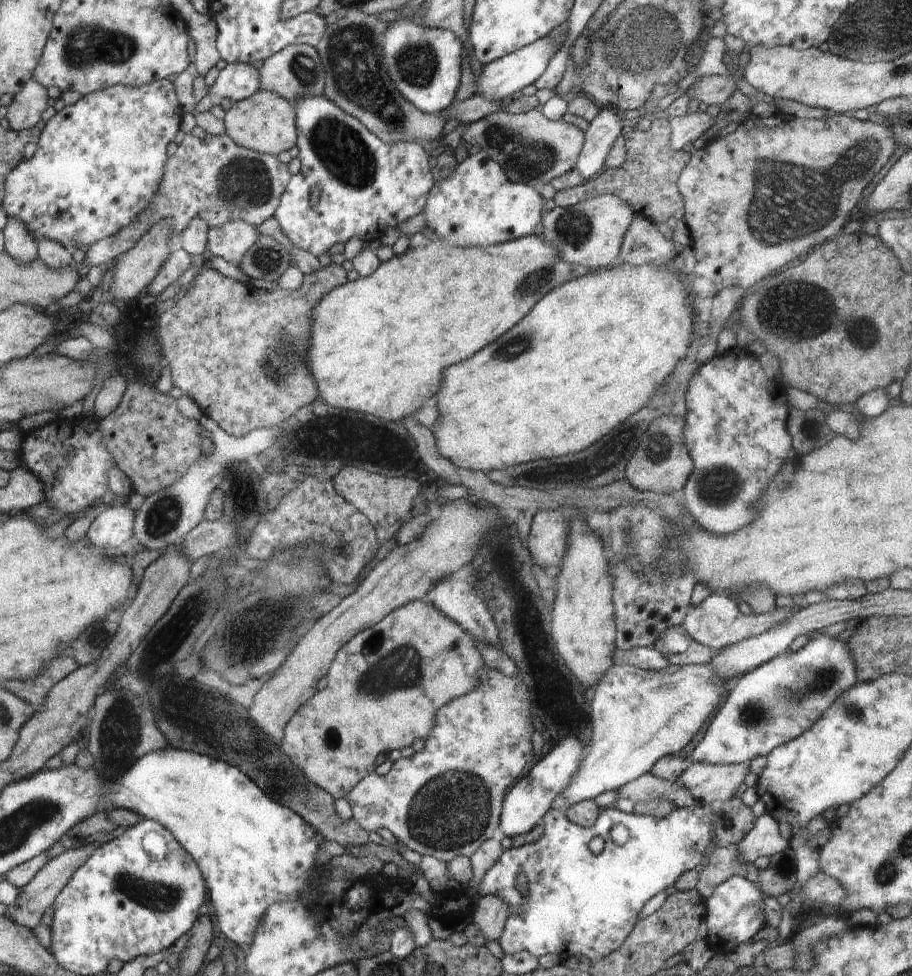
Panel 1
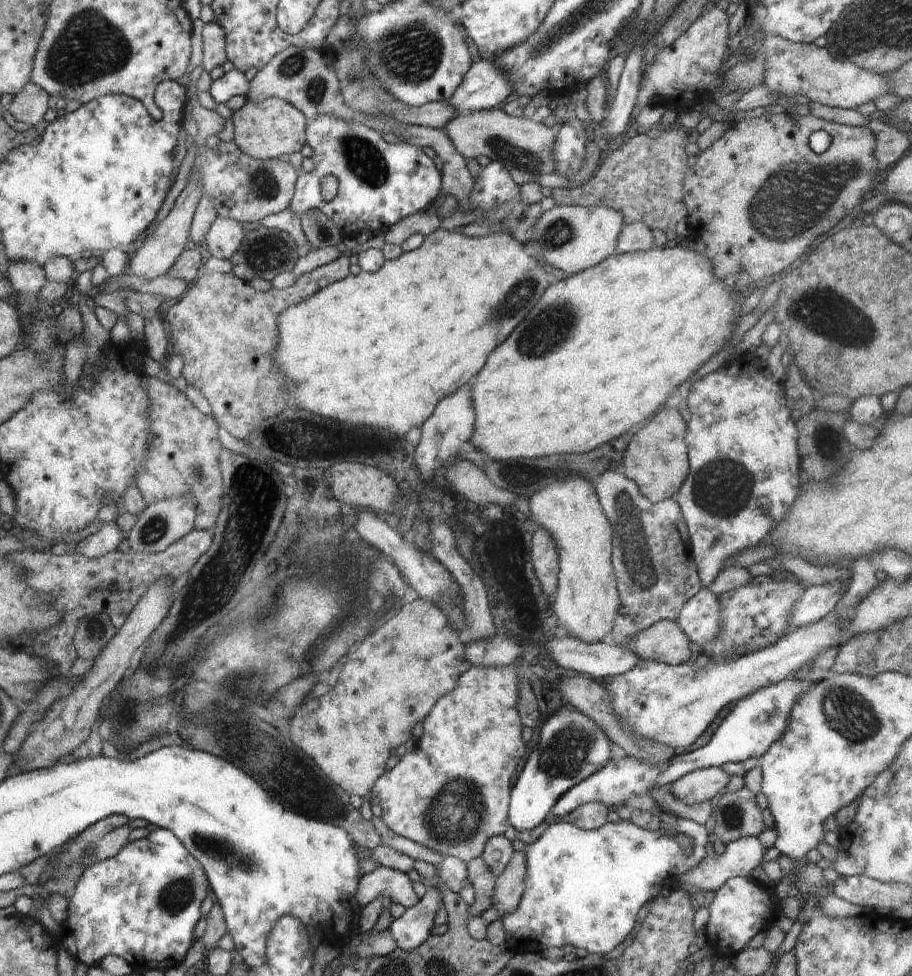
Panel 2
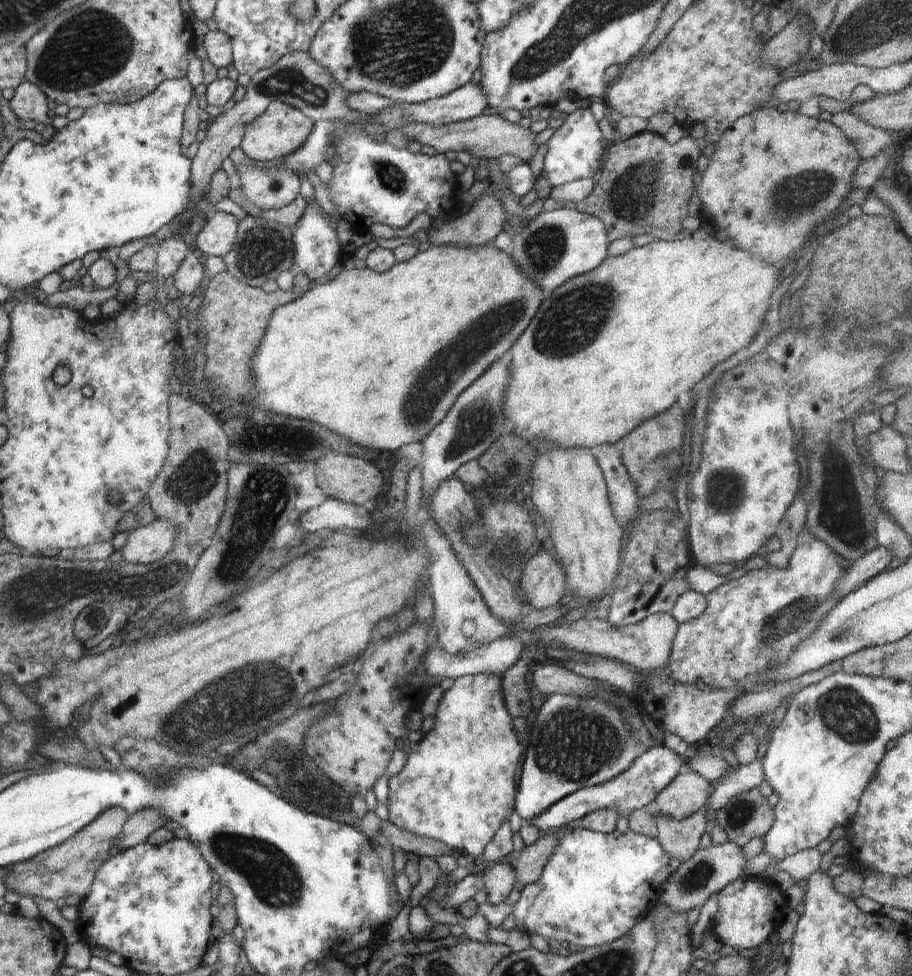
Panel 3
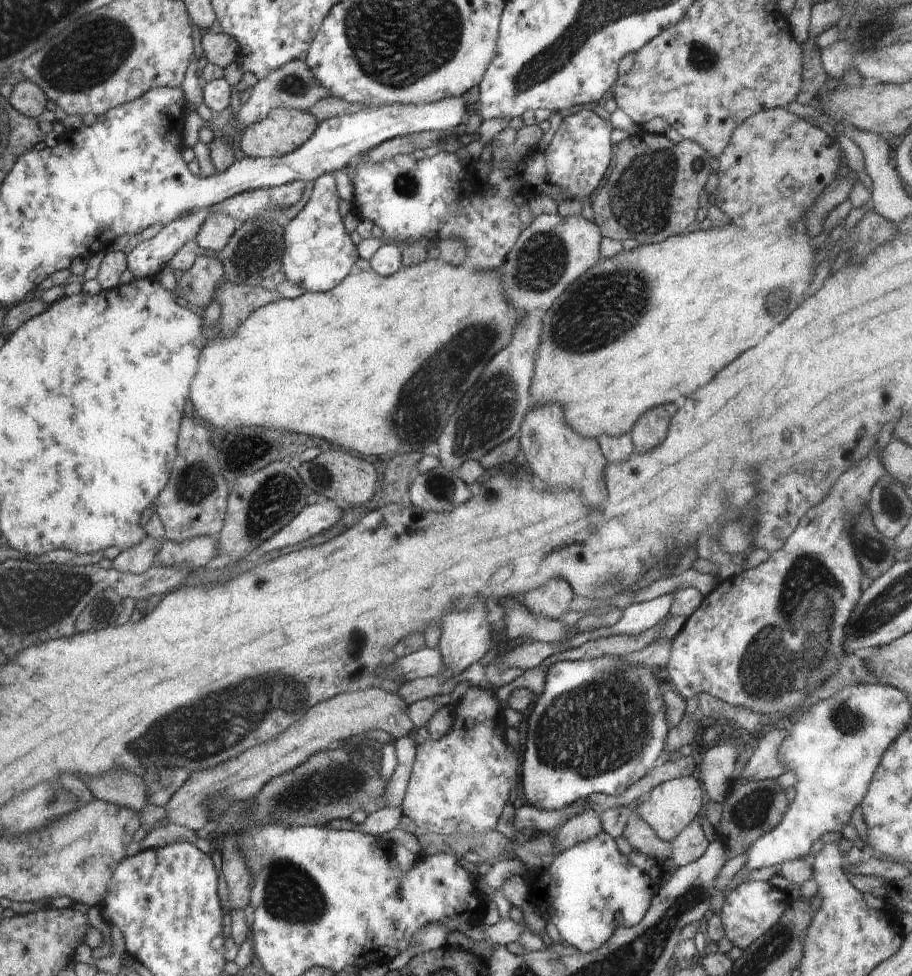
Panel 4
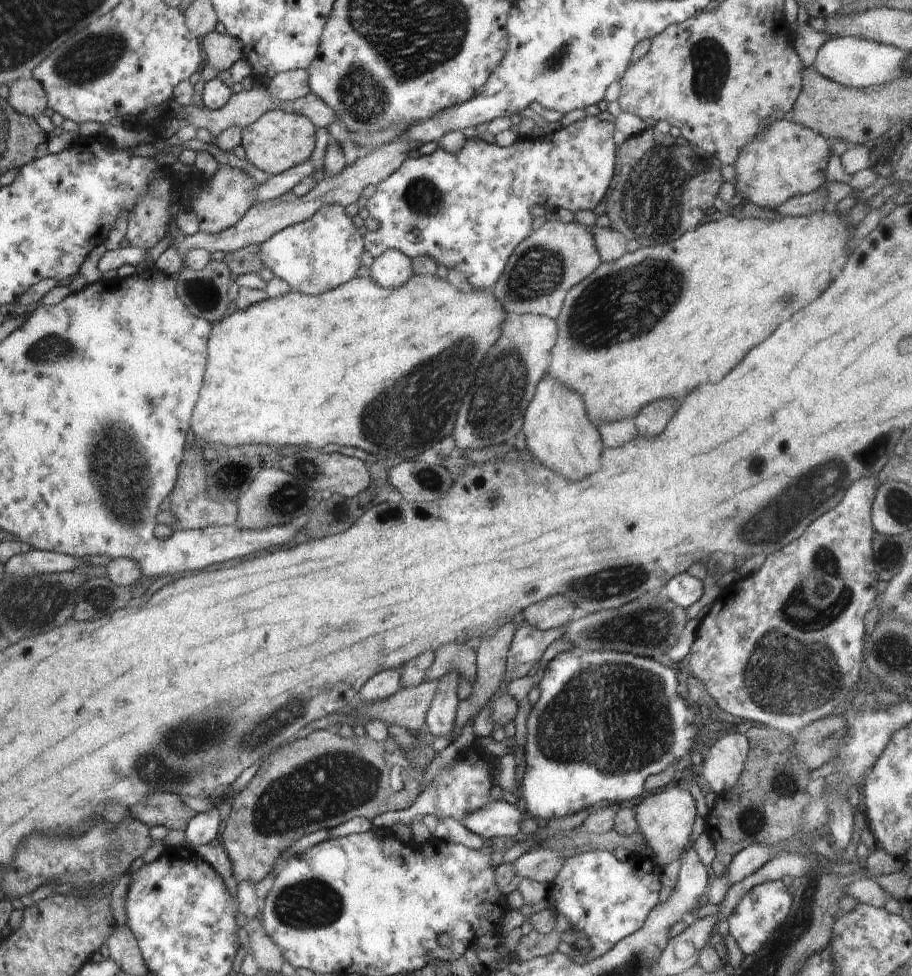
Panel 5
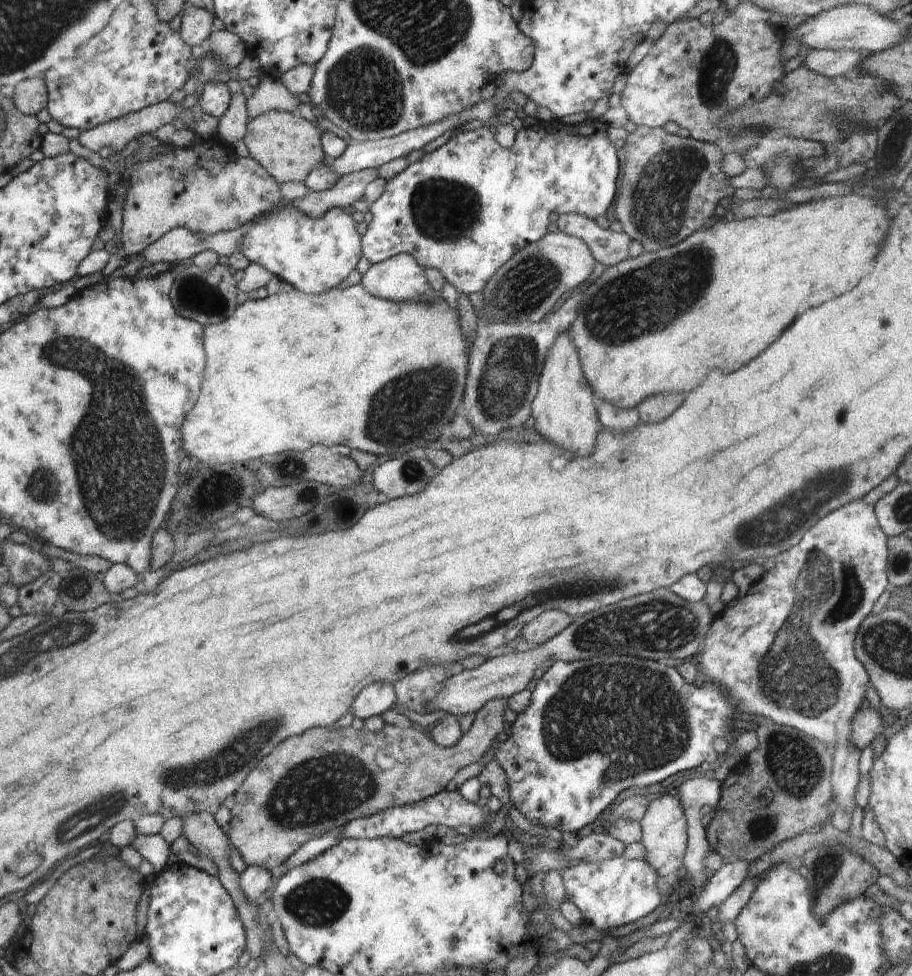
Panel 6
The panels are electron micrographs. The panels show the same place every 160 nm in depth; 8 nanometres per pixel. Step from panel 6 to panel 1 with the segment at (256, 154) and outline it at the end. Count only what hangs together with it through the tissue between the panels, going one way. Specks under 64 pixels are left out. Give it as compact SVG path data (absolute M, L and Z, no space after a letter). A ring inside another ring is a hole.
M262 88L248 99L233 102L223 118L226 134L231 136L238 145L271 155L290 150L296 144L297 124L294 124L294 120L297 120L297 114L294 114L294 106L290 101Z

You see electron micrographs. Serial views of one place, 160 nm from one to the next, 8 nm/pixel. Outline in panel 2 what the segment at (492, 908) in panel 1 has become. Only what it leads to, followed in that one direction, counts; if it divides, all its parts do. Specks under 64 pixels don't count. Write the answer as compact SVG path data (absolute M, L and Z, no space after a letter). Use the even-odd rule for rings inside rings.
M513 851L510 862L497 876L494 887L493 906L500 916L511 913L518 905L525 889L527 875L527 852Z

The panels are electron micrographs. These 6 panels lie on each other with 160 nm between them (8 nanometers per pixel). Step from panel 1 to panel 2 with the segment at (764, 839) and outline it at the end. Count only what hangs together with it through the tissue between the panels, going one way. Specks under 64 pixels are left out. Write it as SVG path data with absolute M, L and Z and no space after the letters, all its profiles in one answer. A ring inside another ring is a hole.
M744 837L736 839L725 845L725 849L720 853L706 855L694 868L688 870L681 876L681 890L688 893L698 891L710 891L712 895L716 892L729 878L740 877L748 878L751 872L761 866L762 857L766 848L762 846L758 837Z

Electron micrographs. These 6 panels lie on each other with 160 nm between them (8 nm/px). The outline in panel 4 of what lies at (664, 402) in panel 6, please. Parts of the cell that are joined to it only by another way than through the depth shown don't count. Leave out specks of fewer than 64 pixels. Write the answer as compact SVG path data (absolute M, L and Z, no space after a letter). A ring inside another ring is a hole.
M674 404L649 408L634 423L631 439L636 453L649 451L658 446L668 434L668 420L676 412Z

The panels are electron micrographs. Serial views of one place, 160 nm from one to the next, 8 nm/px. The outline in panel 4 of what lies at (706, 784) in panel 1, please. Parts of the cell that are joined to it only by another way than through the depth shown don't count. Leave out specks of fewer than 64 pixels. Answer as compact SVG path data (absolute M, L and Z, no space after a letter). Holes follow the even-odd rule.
M692 775L678 777L654 787L648 800L635 806L636 814L650 825L650 828L670 844L694 819L702 808L702 790Z

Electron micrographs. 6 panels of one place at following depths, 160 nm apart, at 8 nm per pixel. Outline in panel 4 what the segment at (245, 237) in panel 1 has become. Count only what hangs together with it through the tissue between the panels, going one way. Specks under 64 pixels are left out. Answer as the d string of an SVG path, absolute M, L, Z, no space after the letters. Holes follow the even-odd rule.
M222 211L208 213L197 232L197 243L204 250L213 250L216 254L226 246L238 224Z

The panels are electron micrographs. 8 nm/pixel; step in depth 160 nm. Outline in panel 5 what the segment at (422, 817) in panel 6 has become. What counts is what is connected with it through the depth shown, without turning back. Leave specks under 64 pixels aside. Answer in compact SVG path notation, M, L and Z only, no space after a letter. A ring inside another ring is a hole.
M492 801L482 810L464 816L461 824L485 841L490 841L492 837L515 836L526 817L522 805Z

